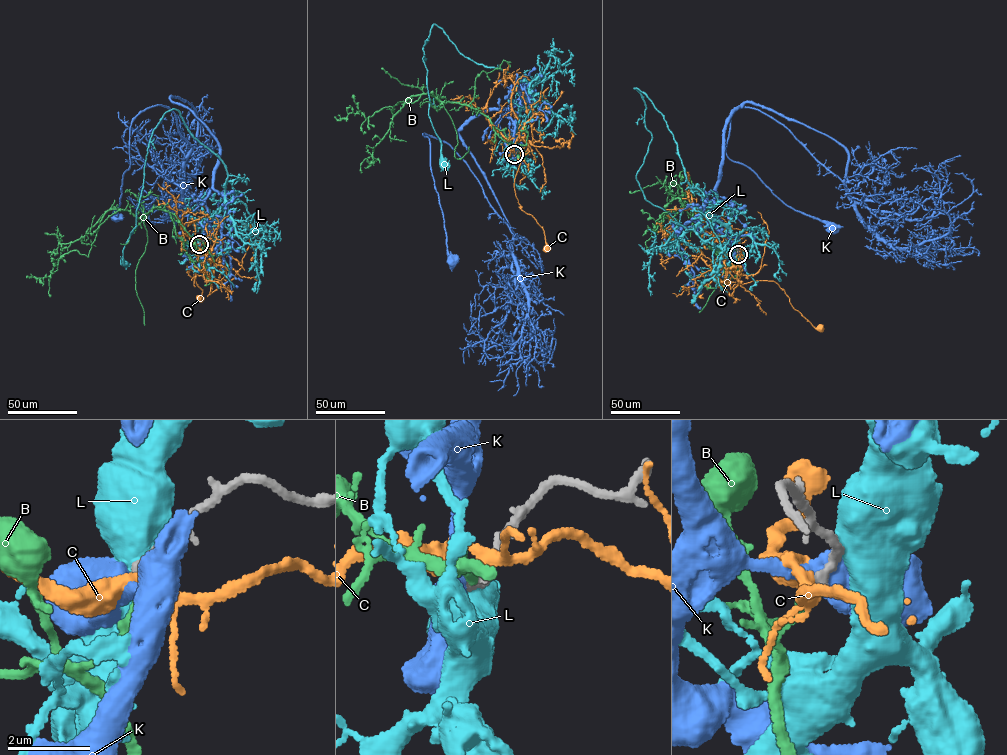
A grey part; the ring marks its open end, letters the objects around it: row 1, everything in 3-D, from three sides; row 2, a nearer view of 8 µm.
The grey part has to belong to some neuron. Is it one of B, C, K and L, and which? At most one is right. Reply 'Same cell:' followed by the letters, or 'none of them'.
Same cell: B

